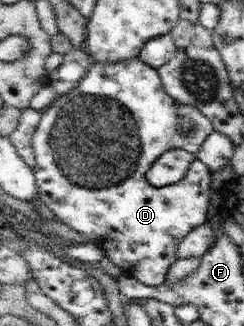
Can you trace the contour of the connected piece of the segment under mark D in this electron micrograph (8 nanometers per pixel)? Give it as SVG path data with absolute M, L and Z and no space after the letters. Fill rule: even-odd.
M140 58L115 61L115 64L99 64L95 61L89 69L87 76L82 79L75 90L72 90L68 94L58 96L57 99L42 112L40 123L32 137L32 146L34 156L36 157L36 166L33 167L33 171L36 173L38 197L40 201L45 204L46 208L49 208L49 210L57 216L59 221L81 233L85 233L85 235L91 237L95 243L99 243L100 248L103 249L103 253L105 253L119 269L122 269L122 273L127 277L138 279L145 285L159 285L166 280L169 266L179 258L178 247L183 239L185 239L185 236L190 231L193 231L194 227L199 227L202 223L208 221L207 208L209 207L209 201L213 193L211 188L211 180L213 177L212 171L207 165L197 159L191 162L185 177L181 179L181 181L172 183L169 186L153 187L153 185L148 182L145 174L149 171L151 164L156 159L159 159L159 156L167 150L185 149L185 151L197 153L203 141L205 141L212 132L214 132L213 123L203 115L203 112L199 111L197 107L193 107L193 105L187 106L183 105L183 103L179 105L179 103L175 102L163 90L157 69L151 68L151 66L145 64ZM183 117L189 117L189 119L195 123L195 126L193 126L189 132L179 132L179 123L181 123Z

